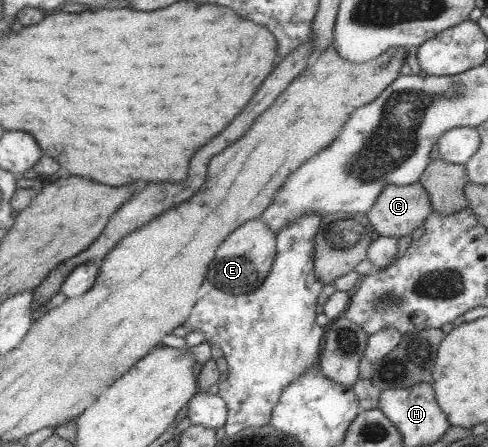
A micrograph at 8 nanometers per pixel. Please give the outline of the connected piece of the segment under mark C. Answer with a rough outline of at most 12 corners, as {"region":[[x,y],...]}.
{"region":[[418,181],[384,186],[366,214],[378,236],[398,238],[431,211]]}

